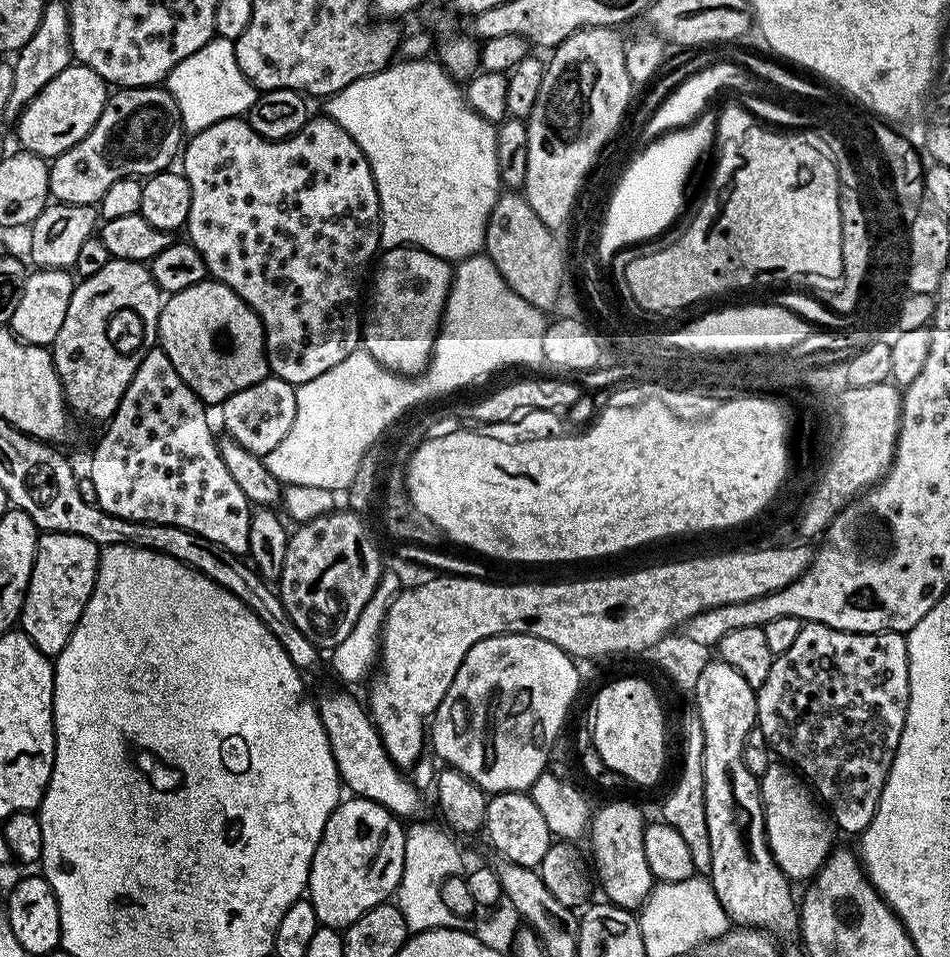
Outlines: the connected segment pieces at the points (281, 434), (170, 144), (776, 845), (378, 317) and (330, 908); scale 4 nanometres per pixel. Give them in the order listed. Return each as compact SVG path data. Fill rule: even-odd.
M269 374L262 382L246 386L246 390L238 390L238 394L230 394L230 398L219 405L218 412L224 423L223 431L246 446L250 454L263 458L278 446L278 442L282 442L282 438L286 438L286 434L290 434L290 426L294 426L296 388Z
M167 87L122 88L113 91L104 103L98 122L70 150L55 157L48 170L48 191L53 201L62 204L99 205L102 194L119 180L147 178L156 172L165 171L172 159L177 159L182 148L180 135L185 135L180 121L178 102L172 97Z
M774 762L768 767L766 774L759 777L759 782L768 845L774 862L778 862L789 881L811 881L826 863L828 855L833 852L837 843L835 840L838 832L832 823L832 817L828 815L804 777L787 763Z
M405 246L381 251L370 276L372 293L369 296L367 293L366 311L362 316L362 347L391 372L399 372L402 376L419 376L432 359L436 337L444 318L448 293L452 290L453 275L454 268L449 261L421 248Z
M360 796L341 799L326 822L326 830L322 830L318 850L314 850L306 889L314 906L314 914L323 927L343 930L362 918L366 910L385 903L395 893L404 869L405 831L405 825L378 802L363 800Z

